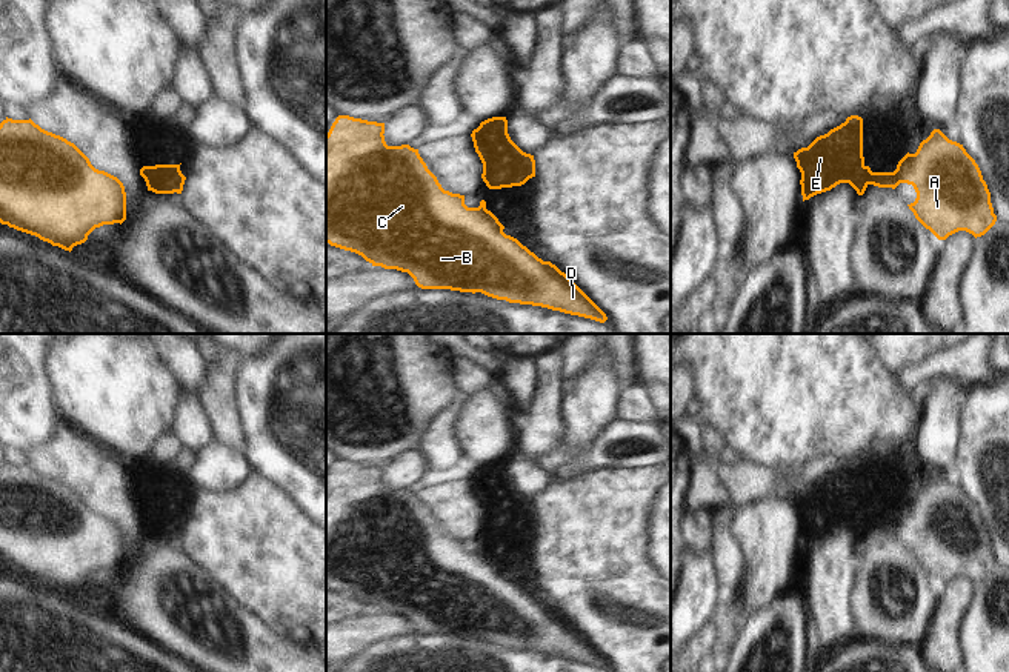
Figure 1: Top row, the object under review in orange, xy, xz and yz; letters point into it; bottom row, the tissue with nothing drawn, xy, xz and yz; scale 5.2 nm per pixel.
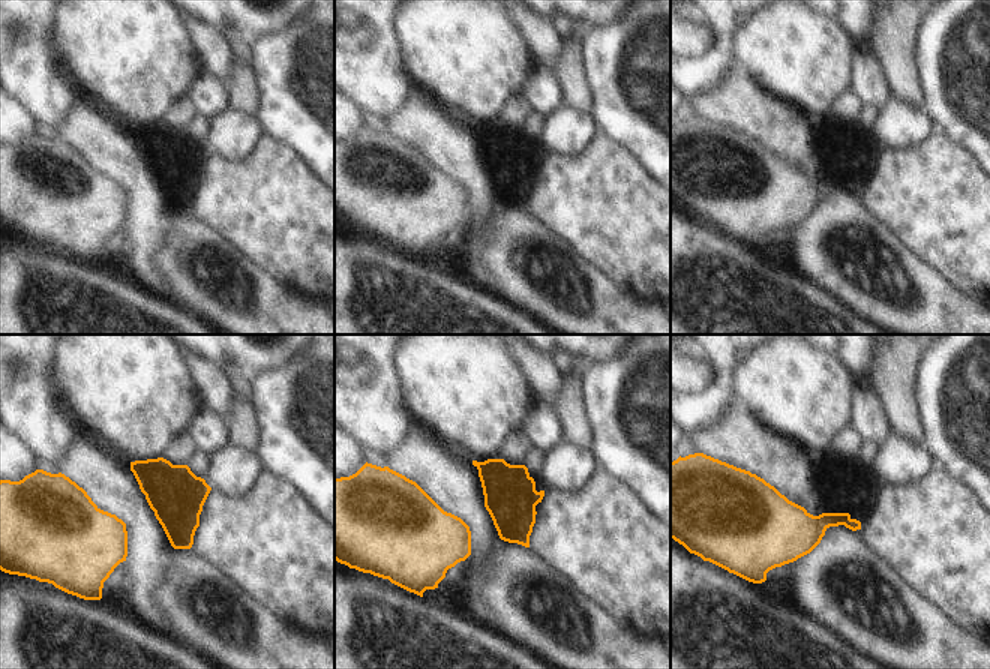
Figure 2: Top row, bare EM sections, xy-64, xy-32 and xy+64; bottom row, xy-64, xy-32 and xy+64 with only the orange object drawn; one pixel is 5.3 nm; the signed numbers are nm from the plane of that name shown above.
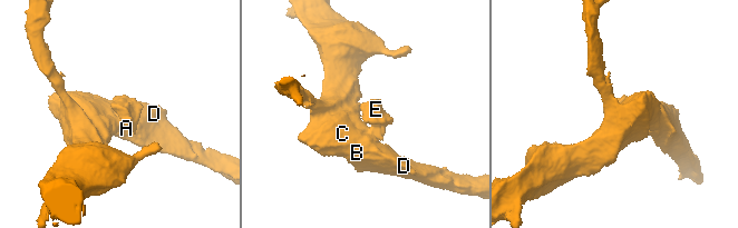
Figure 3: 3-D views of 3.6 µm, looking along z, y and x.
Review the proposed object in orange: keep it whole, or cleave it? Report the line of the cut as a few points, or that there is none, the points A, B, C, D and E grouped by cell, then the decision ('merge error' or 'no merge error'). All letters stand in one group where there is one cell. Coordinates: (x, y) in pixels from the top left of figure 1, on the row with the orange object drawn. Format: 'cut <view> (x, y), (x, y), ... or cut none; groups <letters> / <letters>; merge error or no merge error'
cut xy (154, 166), (154, 172), (145, 180); groups A B C D / E; merge error

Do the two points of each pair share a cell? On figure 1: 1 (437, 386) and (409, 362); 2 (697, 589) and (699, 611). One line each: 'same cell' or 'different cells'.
1: same cell
2: same cell

